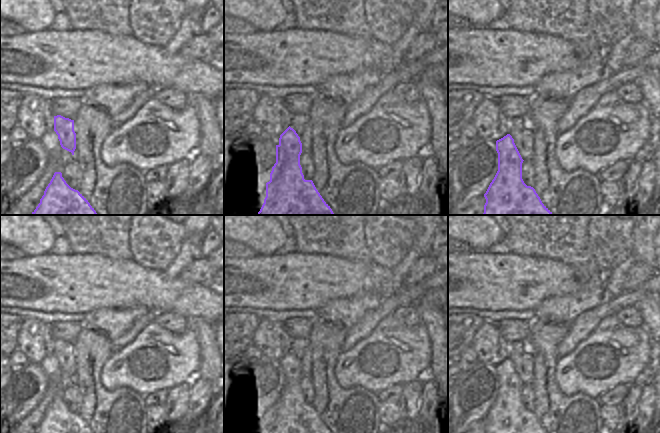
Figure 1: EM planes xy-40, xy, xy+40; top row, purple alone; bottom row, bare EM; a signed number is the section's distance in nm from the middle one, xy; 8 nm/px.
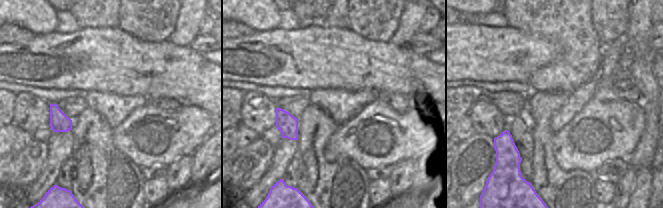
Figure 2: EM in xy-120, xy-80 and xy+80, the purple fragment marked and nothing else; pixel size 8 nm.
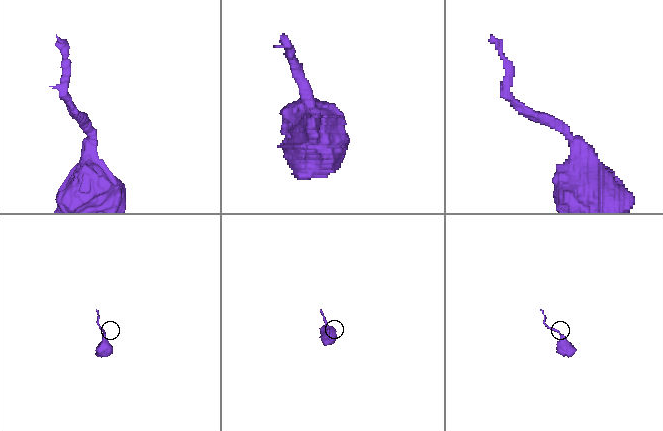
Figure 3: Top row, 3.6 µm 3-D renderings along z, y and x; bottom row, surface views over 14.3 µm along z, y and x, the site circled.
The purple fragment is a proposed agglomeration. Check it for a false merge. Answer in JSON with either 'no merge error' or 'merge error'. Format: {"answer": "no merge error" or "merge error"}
{"answer": "merge error"}

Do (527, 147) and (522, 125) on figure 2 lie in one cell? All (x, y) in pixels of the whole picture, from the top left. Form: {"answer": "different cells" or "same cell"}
{"answer": "same cell"}

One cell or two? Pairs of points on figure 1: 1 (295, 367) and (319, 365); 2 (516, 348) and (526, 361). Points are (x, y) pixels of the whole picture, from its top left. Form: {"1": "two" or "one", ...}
{"1": "two", "2": "one"}

